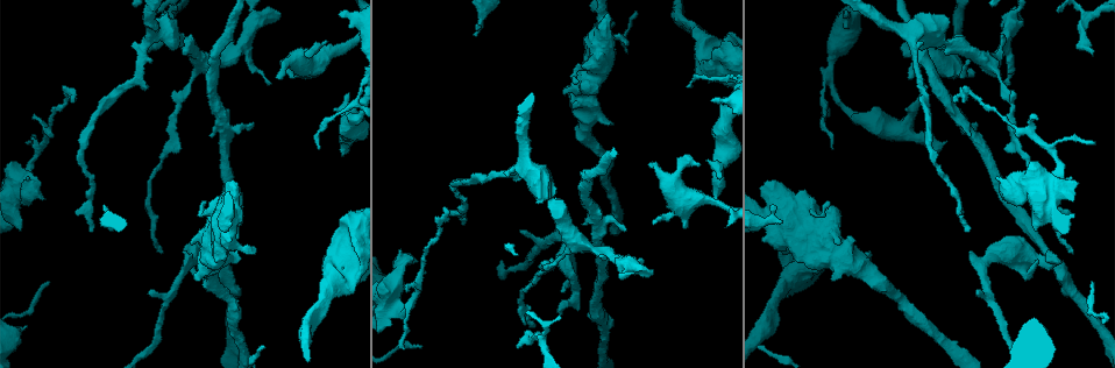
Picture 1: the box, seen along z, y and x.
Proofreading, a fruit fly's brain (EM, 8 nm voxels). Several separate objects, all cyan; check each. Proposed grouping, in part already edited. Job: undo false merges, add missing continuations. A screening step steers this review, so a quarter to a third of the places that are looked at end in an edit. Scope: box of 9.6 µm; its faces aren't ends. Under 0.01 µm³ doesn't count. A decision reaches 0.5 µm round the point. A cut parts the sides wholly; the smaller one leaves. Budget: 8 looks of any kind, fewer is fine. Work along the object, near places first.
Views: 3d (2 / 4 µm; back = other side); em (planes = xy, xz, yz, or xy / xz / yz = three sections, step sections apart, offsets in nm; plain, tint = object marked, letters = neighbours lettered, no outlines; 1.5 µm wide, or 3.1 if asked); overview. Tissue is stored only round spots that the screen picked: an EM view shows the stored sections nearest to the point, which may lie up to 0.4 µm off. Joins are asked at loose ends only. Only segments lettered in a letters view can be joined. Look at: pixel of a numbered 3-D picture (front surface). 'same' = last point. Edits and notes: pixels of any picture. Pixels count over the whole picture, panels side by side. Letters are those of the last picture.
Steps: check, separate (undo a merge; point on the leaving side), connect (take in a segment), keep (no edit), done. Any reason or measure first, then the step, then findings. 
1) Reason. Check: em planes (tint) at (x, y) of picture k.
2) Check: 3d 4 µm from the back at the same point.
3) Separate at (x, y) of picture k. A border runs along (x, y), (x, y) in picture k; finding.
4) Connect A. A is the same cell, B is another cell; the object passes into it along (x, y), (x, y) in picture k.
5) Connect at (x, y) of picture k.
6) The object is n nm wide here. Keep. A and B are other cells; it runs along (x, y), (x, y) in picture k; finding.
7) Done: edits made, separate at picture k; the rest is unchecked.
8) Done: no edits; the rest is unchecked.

Free end. Check: 3d 4 µm from the back at (319, 148) of picture 1.

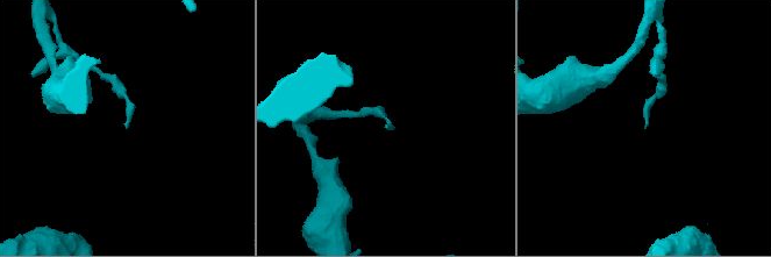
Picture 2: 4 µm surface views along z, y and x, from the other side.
Check: em planes (letters) at (386, 126) of picture 2.

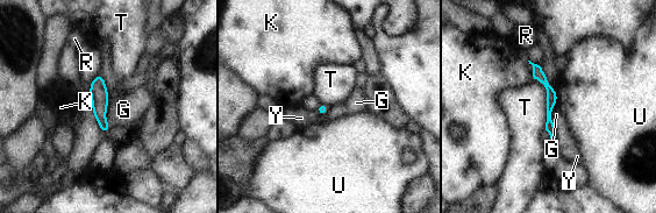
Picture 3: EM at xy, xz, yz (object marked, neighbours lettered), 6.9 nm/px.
The longest contact is with T, 380 nm. Keep. G, K, R, T, U and Y are other cells; a border runs along (108, 98), (106, 121), (111, 127) in picture 3; no lettered segment goes on from it.

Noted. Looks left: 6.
Free end. Check: 3d 4 µm from the back at (870, 256) of picture 1.

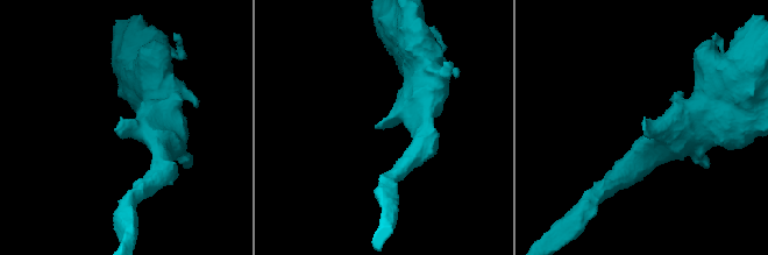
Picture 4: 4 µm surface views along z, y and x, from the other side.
Check: em xy step 4 (tint) at (378, 128) of picture 4.

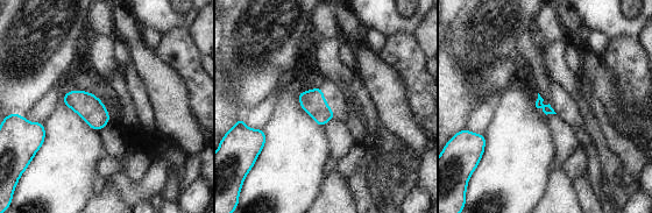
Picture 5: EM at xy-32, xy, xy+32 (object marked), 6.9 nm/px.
Check: em planes (letters) at the same point.

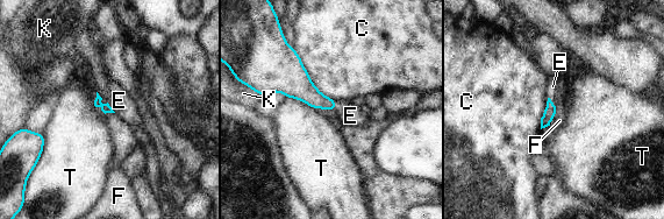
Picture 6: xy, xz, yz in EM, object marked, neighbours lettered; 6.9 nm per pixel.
Connect E. E is the same cell, C, F, K and T are other cells; the neuron continues.

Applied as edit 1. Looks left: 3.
Done: edits made, connect at picture 6; the rest is unchecked.

